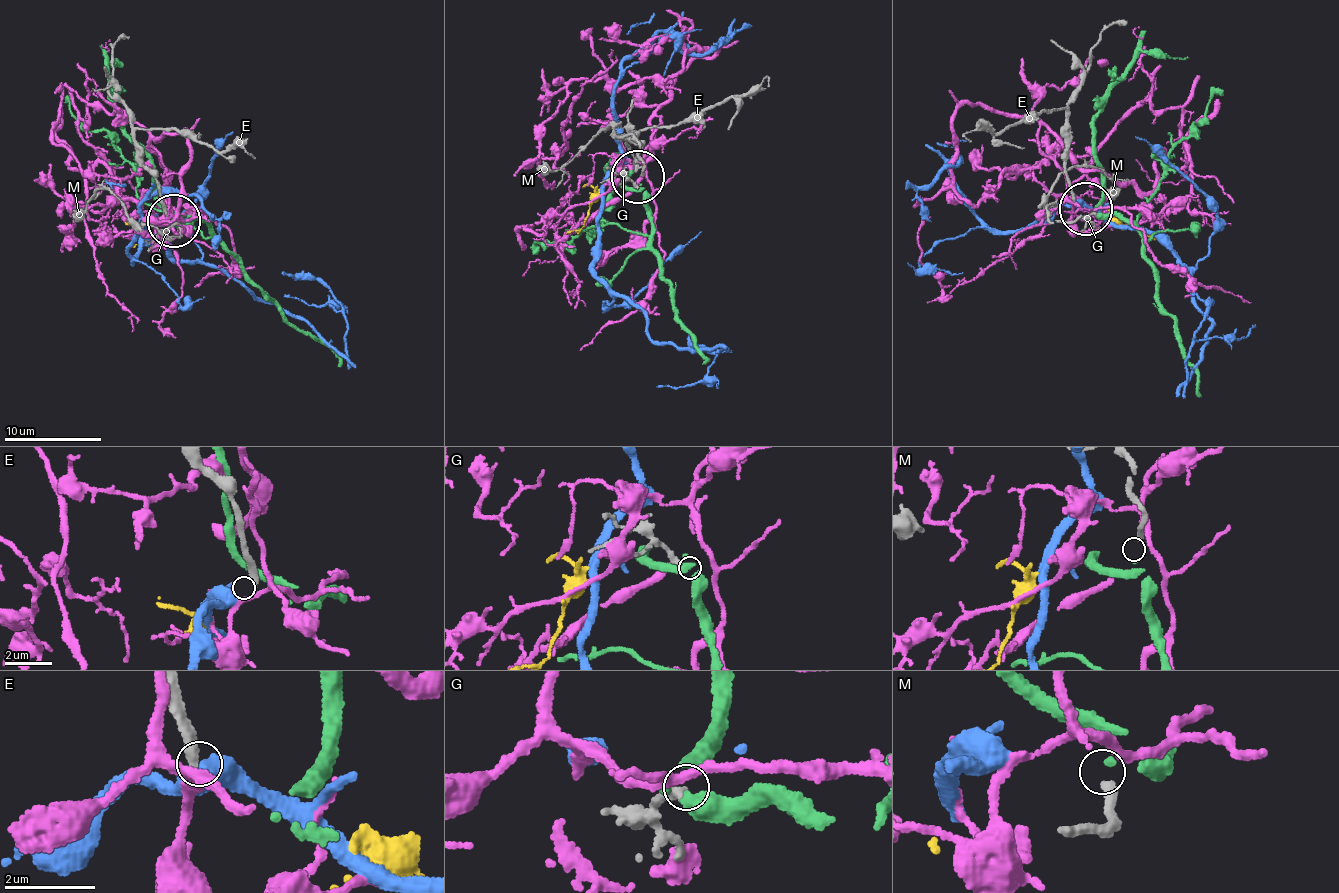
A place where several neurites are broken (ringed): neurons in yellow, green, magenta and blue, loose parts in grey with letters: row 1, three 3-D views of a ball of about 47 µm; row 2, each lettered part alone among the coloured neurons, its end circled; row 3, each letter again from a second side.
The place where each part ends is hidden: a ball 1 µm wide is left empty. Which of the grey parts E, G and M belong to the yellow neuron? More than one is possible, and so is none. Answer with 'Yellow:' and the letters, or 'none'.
Yellow: none

